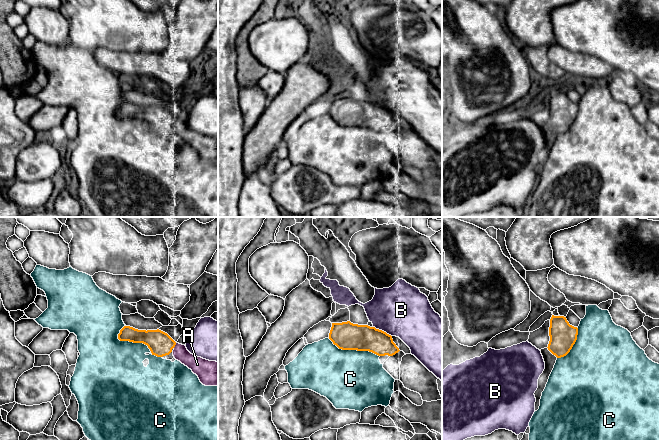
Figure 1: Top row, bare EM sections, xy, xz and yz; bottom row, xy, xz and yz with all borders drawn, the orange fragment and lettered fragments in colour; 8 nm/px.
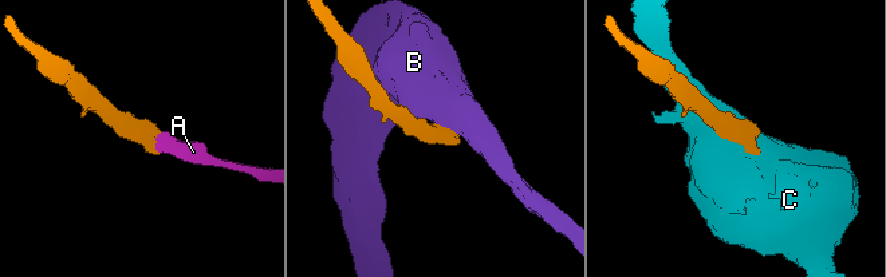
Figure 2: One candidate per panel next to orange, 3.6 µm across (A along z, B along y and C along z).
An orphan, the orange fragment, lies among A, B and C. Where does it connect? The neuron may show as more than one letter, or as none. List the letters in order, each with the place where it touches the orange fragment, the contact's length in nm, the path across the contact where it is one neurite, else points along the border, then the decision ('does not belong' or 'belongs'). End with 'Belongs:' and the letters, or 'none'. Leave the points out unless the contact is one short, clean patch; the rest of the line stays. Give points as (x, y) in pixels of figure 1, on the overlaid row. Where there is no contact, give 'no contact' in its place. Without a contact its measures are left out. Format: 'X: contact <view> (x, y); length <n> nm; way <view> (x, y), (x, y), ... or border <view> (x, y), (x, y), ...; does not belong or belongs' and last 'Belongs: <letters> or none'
A: contact xy (175, 344); length 50 nm; way xy (160, 344), (175, 344), (192, 362), (198, 365); belongs
B: contact xz (381, 330); length 170 nm; border xz (373, 326), (391, 336); does not belong
C: contact xz (354, 349); length 440 nm; does not belong
Belongs: A

